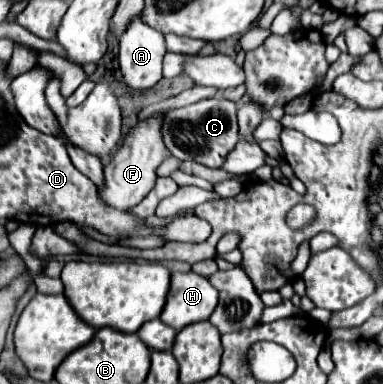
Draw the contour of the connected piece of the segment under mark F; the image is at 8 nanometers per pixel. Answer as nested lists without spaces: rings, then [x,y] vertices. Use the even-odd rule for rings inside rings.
[[[164,112],[162,114],[156,114],[156,116],[150,116],[144,122],[138,122],[128,132],[128,136],[124,138],[122,148],[118,148],[112,154],[110,162],[104,166],[104,186],[102,186],[102,190],[98,190],[98,194],[100,194],[100,200],[106,206],[116,208],[116,210],[122,210],[122,212],[128,212],[154,186],[156,168],[160,166],[160,162],[168,154],[168,150],[162,144],[162,136],[160,136],[160,120],[162,120],[162,116],[164,116]]]

